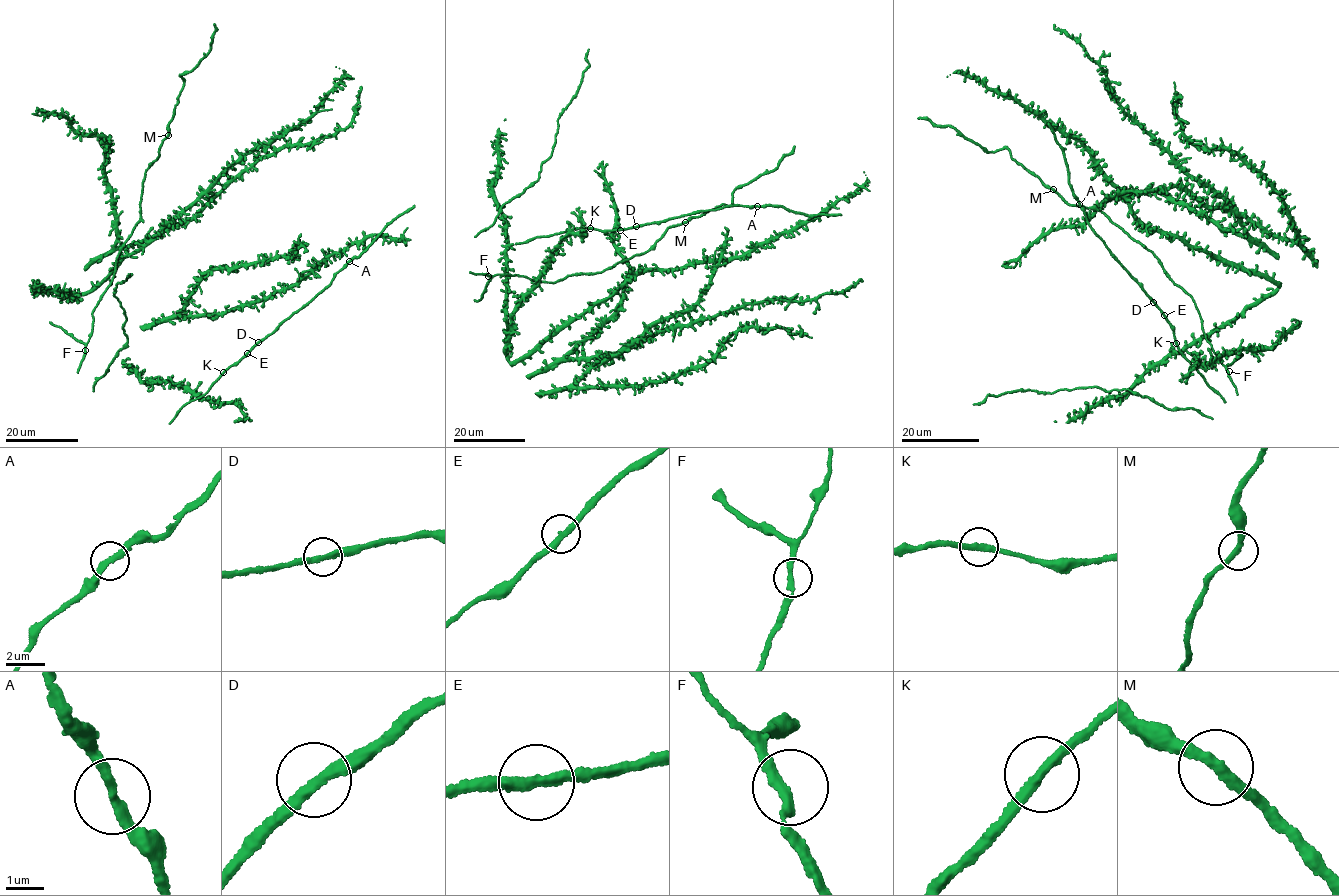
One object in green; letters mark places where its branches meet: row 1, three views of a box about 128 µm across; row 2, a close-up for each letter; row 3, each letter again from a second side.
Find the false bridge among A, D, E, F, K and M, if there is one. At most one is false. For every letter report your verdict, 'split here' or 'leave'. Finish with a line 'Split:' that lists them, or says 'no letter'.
A: split here
D: leave
E: leave
F: leave
K: leave
M: leave
Split: A

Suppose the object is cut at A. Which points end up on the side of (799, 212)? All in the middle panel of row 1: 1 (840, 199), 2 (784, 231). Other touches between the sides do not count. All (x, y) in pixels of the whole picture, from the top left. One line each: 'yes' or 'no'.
1: no
2: no

